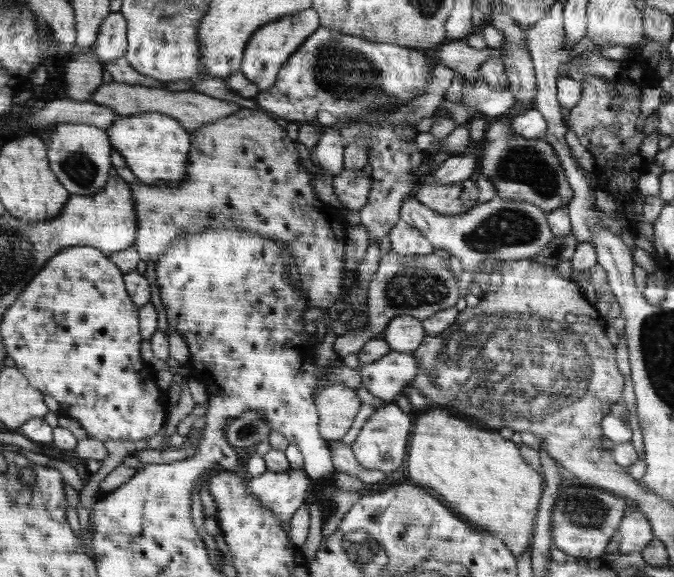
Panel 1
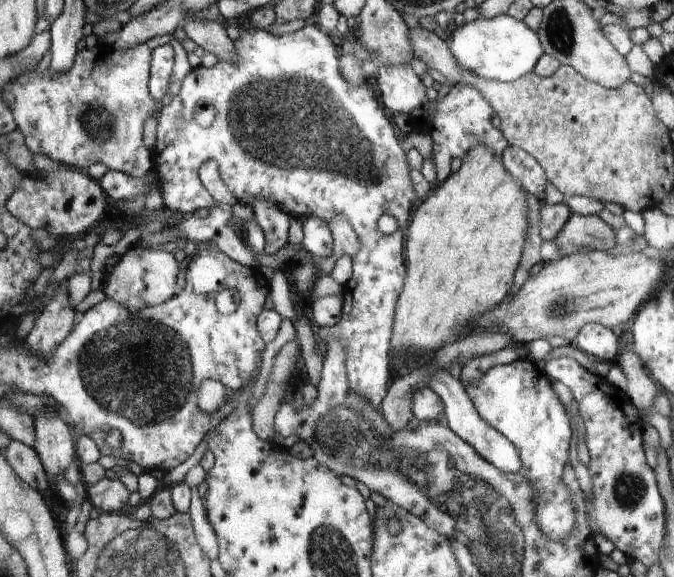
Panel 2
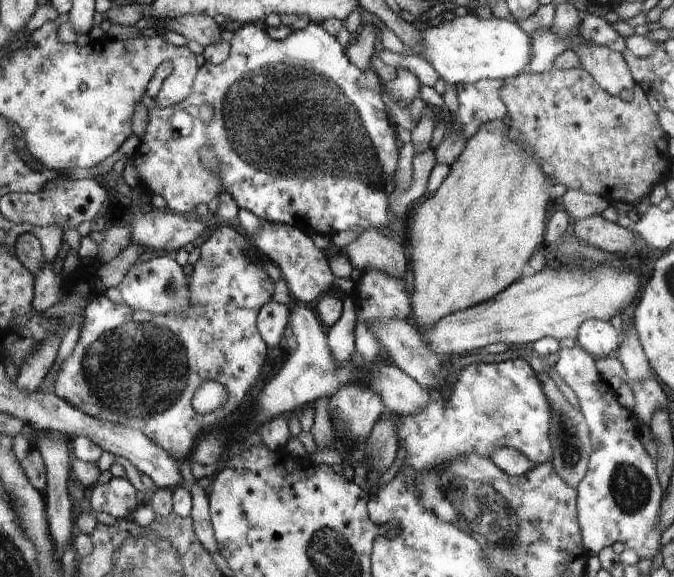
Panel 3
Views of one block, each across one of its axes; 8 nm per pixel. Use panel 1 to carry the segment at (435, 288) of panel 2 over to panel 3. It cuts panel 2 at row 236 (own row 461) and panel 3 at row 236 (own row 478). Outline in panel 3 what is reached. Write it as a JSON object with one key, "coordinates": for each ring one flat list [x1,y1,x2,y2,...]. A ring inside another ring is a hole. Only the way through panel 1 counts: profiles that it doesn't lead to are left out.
{"coordinates":[[492,120,466,142,466,148,449,168,442,185,434,195,426,196,412,220,410,244,414,264,414,320,427,329,438,324,440,318,481,305,495,298,498,292,520,280,522,266,530,260,534,250,540,246,546,226,548,188,544,172,536,160,527,154,508,132,506,123]]}

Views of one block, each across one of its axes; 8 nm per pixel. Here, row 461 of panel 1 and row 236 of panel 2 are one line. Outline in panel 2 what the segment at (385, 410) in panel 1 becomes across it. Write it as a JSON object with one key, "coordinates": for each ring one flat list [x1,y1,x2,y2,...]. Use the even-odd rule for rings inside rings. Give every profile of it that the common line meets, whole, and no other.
{"coordinates":[[304,25,303,28,292,33,287,33,282,36,275,36,270,30,262,28,242,29,240,36,234,42,236,45,236,62,226,62,224,60,218,61,218,64,212,68,206,68,202,65,194,67,190,70,190,74,186,74,180,88,180,93,173,98,170,104,166,105,160,110,160,116,157,118,156,126,156,144,152,150,154,169,159,181,160,191,163,199,164,210,167,212,194,212,198,208,207,207,210,209,215,200,211,194,203,188,203,184,199,178,199,168,206,162,206,160,215,160,219,168,220,178,224,184,228,186,228,190,234,194,237,202,252,206,256,200,268,200,273,207,285,212,288,216,299,218,301,222,306,220,307,216,312,218,320,218,324,222,329,223,334,216,342,216,348,220,350,228,354,230,358,240,360,240,360,252,351,258,352,262,352,276,346,284,342,285,341,299,344,303,340,322,334,326,318,327,316,334,318,334,317,341,328,343,328,340,346,340,344,352,346,352,346,370,348,371,350,388,354,392,358,392,360,396,364,396,374,410,381,410,382,402,385,401,386,393,389,390,390,378,390,360,388,359,388,352,390,352,390,330,392,330,392,318,394,318,394,308,396,308,396,300,398,294,402,292,402,282,406,276,406,266,404,266,404,232,408,228,410,222,410,212,412,212,412,202,416,200,416,193,412,180,410,180,410,168,408,168,408,158,404,148,400,146,400,142,396,140,394,128,388,122,384,110,380,108,374,92,370,86,374,86,373,79,365,79,360,86,352,86,350,82,346,82,346,78,342,78,342,74,338,74,338,52,336,52,336,45,332,44,332,40,322,34,315,25],[198,102,211,103,214,106,214,121,208,127,202,127,196,121,194,112,198,108],[384,214,392,216,398,223,398,228,392,234,384,234,378,228,378,220]]}

